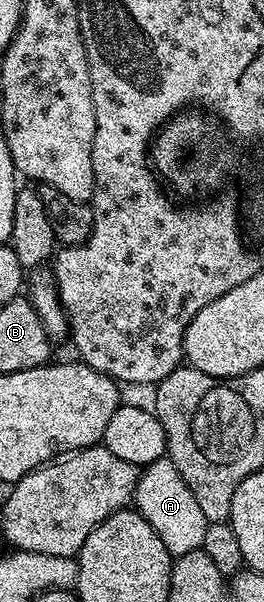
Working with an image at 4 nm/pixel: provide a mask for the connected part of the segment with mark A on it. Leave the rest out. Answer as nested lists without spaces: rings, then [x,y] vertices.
[[[166,456],[155,460],[146,466],[139,476],[135,486],[134,506],[153,526],[162,544],[173,557],[198,551],[202,548],[207,528],[205,513],[198,507],[196,497],[186,485],[184,479],[177,473],[176,466]]]

